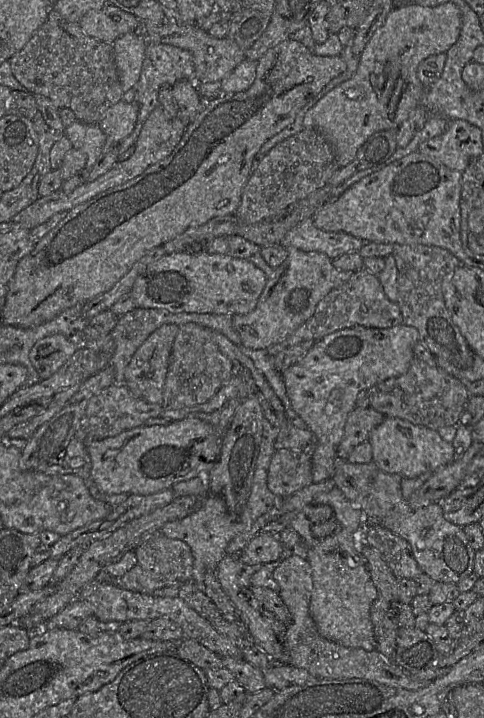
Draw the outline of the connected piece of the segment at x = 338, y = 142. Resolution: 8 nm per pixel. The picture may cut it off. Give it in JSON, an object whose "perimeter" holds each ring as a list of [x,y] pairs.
{"perimeter":[[[451,1],[435,7],[410,3],[393,7],[384,24],[378,28],[359,56],[354,75],[329,91],[304,116],[304,128],[317,130],[331,145],[339,167],[351,163],[363,143],[374,133],[397,129],[410,113],[423,102],[426,87],[417,77],[418,65],[431,55],[446,53],[456,43],[461,31],[461,14]]]}

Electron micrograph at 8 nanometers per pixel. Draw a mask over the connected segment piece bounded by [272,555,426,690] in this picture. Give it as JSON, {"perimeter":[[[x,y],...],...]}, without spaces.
{"perimeter":[[[297,555],[289,556],[273,571],[272,577],[279,585],[278,594],[290,614],[290,622],[285,632],[285,647],[289,654],[290,665],[305,669],[315,678],[365,679],[407,690],[417,690],[426,686],[414,681],[410,674],[394,662],[388,661],[376,650],[368,652],[345,647],[330,642],[319,634],[309,611],[313,580],[311,566],[306,559]]]}

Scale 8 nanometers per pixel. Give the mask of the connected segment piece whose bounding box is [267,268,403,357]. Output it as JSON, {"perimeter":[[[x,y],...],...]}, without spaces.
{"perimeter":[[[362,268],[353,272],[348,281],[341,284],[337,288],[331,290],[316,306],[316,310],[312,317],[306,322],[300,325],[290,336],[283,341],[272,345],[267,348],[267,352],[270,356],[274,357],[282,350],[294,346],[300,342],[307,340],[319,340],[326,335],[333,332],[350,328],[356,325],[362,325],[370,328],[391,328],[393,326],[403,323],[402,313],[397,302],[390,301],[385,295],[382,286],[378,280],[377,275],[370,273],[366,269]]]}

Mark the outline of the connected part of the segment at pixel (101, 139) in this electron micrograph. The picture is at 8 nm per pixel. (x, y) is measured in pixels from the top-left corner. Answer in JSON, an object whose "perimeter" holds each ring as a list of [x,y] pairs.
{"perimeter":[[[76,121],[65,128],[64,135],[70,140],[73,148],[86,154],[87,164],[84,169],[90,171],[106,148],[107,136],[100,126]]]}

